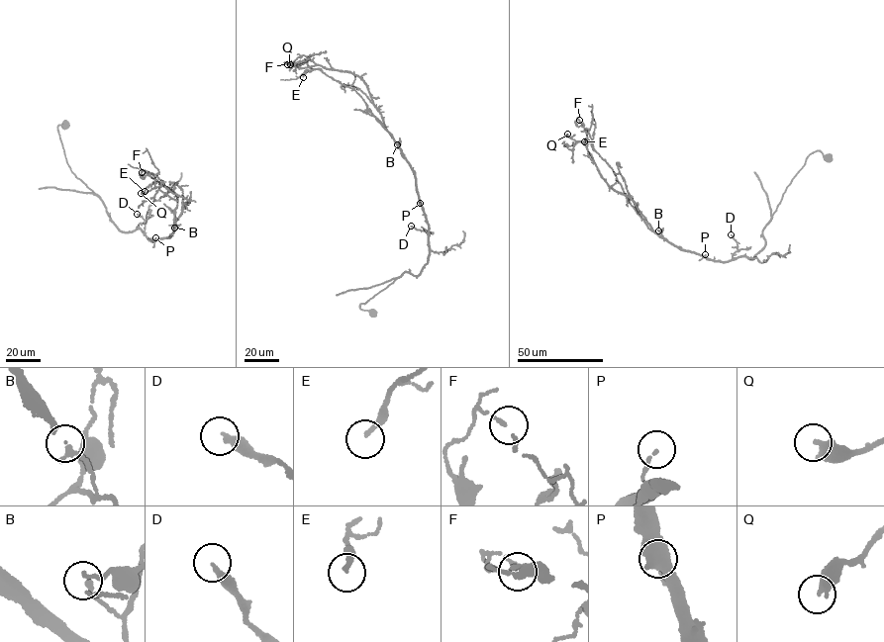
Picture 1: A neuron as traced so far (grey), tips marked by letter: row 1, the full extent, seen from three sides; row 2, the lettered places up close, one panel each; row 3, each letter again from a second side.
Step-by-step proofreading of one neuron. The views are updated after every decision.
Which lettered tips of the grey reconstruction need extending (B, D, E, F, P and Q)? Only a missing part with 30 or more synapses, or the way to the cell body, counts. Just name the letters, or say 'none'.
none

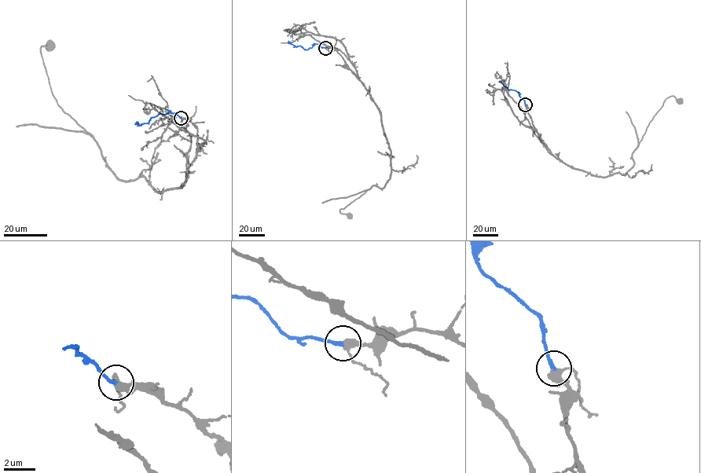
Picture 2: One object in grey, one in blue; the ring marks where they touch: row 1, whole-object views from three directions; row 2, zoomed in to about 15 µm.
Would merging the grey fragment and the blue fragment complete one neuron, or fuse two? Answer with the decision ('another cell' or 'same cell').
same cell

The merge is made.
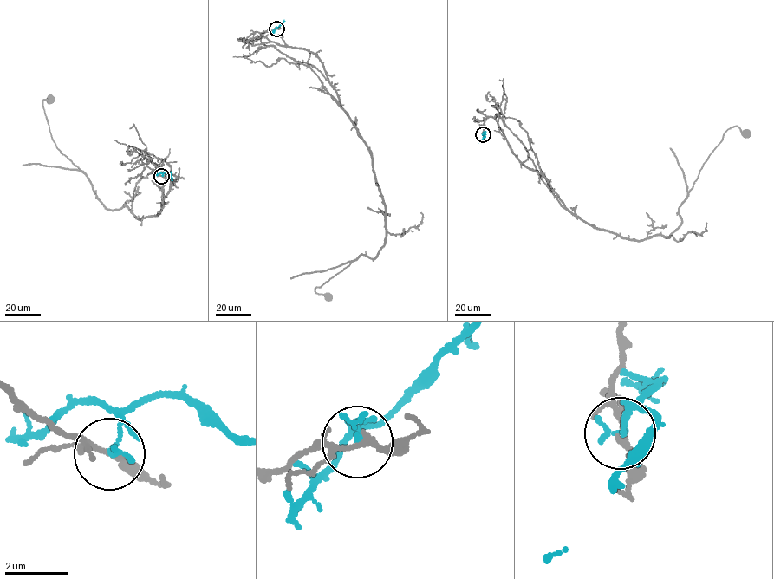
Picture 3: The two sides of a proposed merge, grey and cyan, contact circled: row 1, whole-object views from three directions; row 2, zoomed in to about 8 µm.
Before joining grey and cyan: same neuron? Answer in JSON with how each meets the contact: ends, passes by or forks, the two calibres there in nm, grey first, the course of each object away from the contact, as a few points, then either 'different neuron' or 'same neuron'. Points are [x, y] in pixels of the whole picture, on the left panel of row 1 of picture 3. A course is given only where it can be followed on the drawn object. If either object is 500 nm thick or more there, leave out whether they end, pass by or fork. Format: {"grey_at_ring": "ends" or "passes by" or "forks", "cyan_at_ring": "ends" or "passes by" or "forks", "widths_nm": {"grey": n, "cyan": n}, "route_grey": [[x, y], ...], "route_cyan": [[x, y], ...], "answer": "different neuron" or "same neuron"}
{"grey_at_ring": "forks", "cyan_at_ring": "ends", "widths_nm": {"grey": 150, "cyan": 150}, "route_grey": [[162, 176], [149, 159], [178, 178], [159, 212], [107, 209], [56, 147], [42, 102], [50, 100]], "route_cyan": [[162, 175], [165, 172], [172, 180]], "answer": "different neuron"}

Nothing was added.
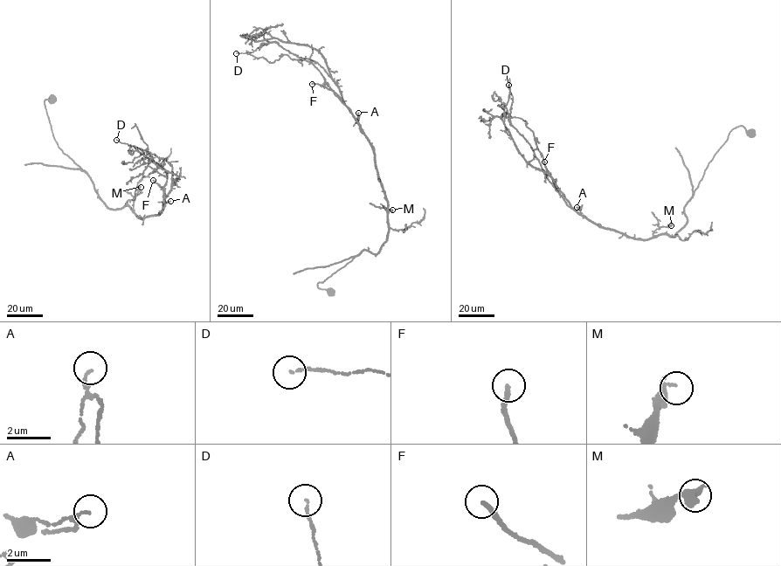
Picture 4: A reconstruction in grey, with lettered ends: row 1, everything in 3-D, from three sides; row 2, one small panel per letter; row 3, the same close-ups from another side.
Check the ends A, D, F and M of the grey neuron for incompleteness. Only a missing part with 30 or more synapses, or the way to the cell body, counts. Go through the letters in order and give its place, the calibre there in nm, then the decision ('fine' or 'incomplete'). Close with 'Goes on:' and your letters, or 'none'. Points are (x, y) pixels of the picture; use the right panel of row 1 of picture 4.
A: at (577, 207); 140 nm thick; fine
D: at (508, 85); 90 nm thick; fine
F: at (544, 162); 220 nm thick; incomplete
M: at (671, 225); 170 nm thick; fine
Goes on: F

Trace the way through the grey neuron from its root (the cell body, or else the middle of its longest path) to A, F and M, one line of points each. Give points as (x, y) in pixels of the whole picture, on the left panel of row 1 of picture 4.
A: (52, 100), (44, 104), (58, 148), (107, 206), (127, 205), (143, 219), (170, 201)
F: (52, 100), (44, 104), (58, 148), (108, 207), (158, 216), (165, 195), (153, 180)
M: (52, 100), (44, 104), (58, 148), (87, 174), (106, 205), (114, 210), (127, 205), (133, 210), (141, 187)

